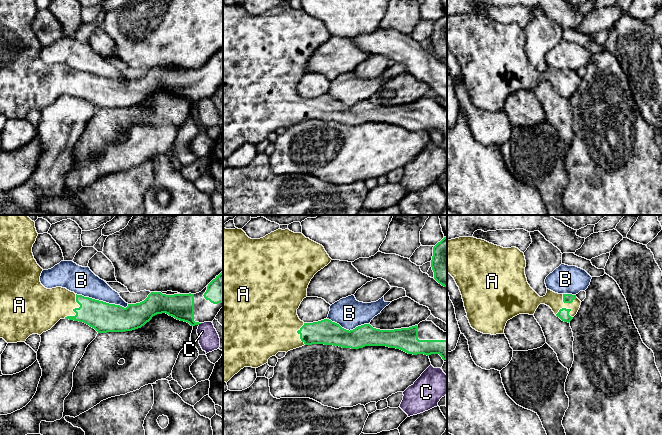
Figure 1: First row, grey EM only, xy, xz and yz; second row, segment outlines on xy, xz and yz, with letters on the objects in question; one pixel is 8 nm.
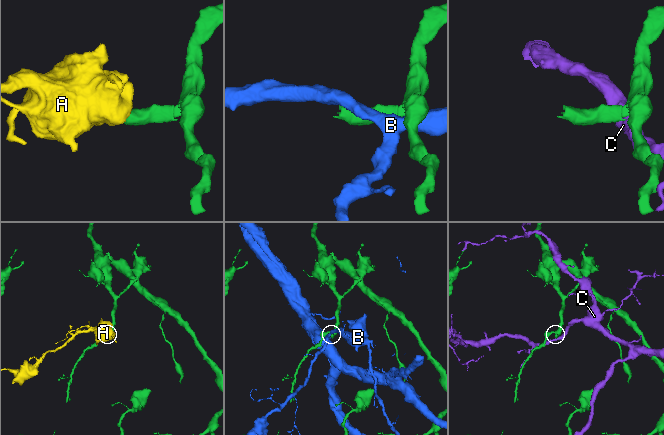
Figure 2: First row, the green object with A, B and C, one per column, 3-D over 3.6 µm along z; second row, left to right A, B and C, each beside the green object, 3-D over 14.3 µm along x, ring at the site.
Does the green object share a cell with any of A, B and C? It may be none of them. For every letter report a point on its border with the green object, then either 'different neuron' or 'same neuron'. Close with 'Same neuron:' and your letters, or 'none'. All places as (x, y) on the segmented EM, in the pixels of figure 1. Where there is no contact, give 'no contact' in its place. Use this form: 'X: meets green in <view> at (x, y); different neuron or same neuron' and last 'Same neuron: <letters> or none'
A: meets green in xy at (74, 309); same neuron
B: meets green in xy at (102, 301); different neuron
C: meets green in xy at (199, 323); different neuron
Same neuron: A

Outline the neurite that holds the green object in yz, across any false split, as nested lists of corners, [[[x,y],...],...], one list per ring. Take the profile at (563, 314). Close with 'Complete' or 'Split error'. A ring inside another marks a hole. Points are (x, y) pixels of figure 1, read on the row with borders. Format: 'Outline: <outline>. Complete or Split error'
Outline: [[[459,237],[447,240],[447,272],[454,278],[462,295],[467,318],[473,329],[483,334],[503,334],[508,320],[519,314],[534,315],[540,304],[549,306],[564,322],[570,322],[577,314],[581,301],[572,294],[558,294],[549,289],[540,297],[528,284],[525,275],[524,253],[516,247],[503,248],[474,237]]]. Split error

